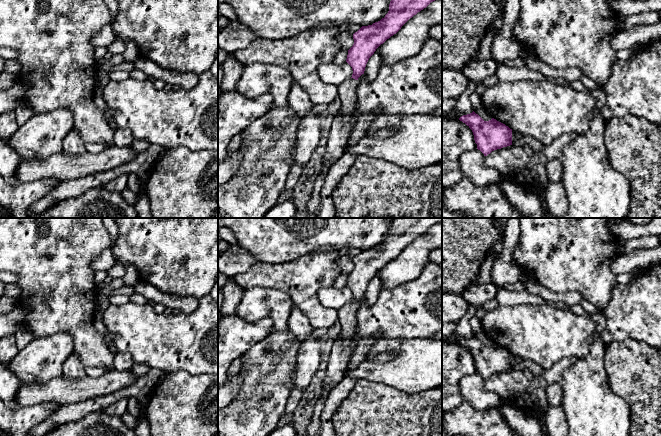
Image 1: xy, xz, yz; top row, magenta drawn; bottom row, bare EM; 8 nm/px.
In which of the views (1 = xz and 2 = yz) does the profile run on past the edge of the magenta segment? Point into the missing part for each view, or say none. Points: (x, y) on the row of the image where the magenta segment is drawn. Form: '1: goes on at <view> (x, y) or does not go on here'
1: goes on at xz (344, 121)
2: does not go on here

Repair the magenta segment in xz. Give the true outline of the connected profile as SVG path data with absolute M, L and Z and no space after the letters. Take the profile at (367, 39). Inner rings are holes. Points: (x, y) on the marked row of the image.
M391 0L389 11L380 21L372 25L362 26L353 34L354 44L348 50L346 62L352 67L353 74L342 84L338 86L338 97L341 100L341 107L333 117L333 123L330 129L329 137L326 140L326 153L323 158L322 169L326 164L334 164L345 152L347 141L356 125L354 111L356 105L356 91L359 86L358 78L364 74L366 64L376 49L387 39L396 34L401 27L414 15L426 8L435 0Z

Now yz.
M473 111L461 116L459 120L472 130L477 149L484 156L494 150L512 145L512 129L494 118L484 121Z

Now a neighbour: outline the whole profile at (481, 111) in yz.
M483 105L478 107L475 113L478 114L484 121L489 121L492 119L492 116L490 115L490 113L486 110L486 108Z

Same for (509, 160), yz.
M512 144L492 151L485 156L485 163L488 167L497 170L501 177L512 177L526 168L533 154L533 149L527 145L514 146Z

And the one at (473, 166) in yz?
M477 148L463 153L460 164L462 176L469 179L475 186L496 184L501 178L497 170L486 165L484 154Z

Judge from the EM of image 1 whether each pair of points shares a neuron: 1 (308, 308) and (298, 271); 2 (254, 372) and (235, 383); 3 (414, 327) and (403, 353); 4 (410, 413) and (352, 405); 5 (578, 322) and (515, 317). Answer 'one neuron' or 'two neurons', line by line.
1: one neuron
2: two neurons
3: two neurons
4: one neuron
5: one neuron

